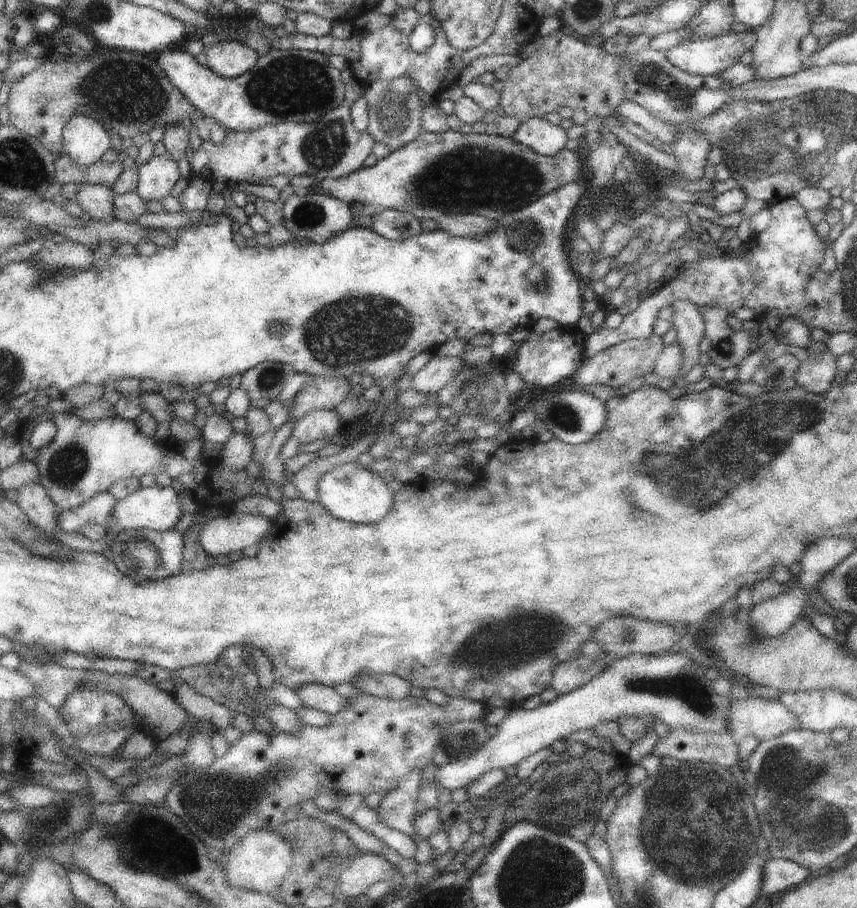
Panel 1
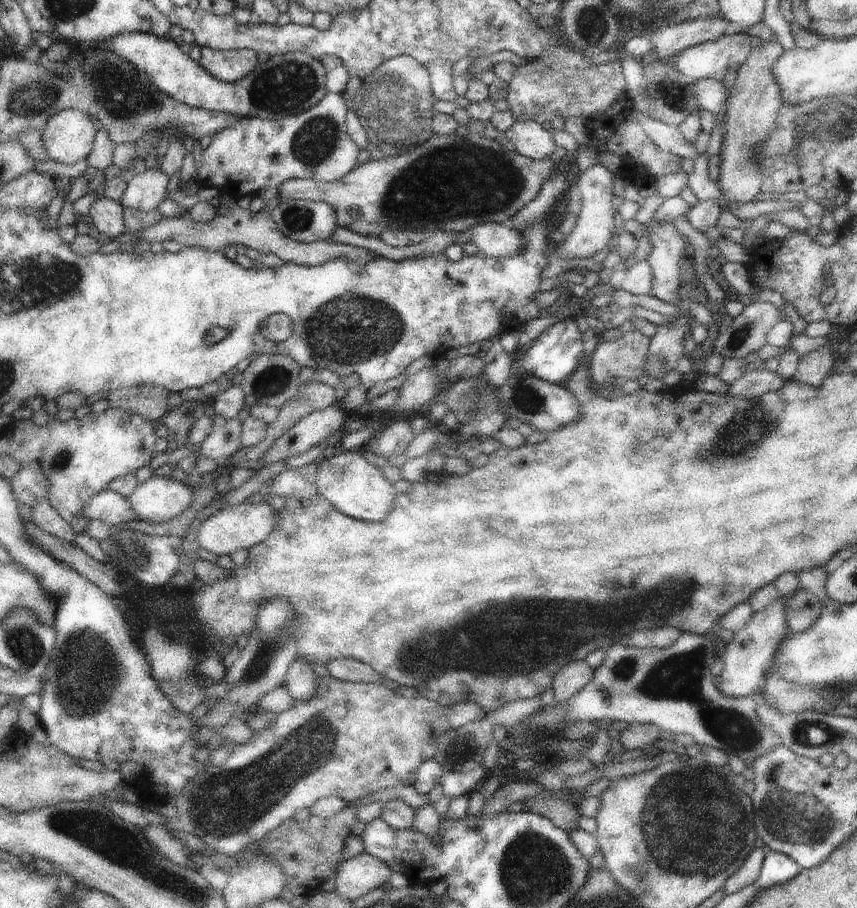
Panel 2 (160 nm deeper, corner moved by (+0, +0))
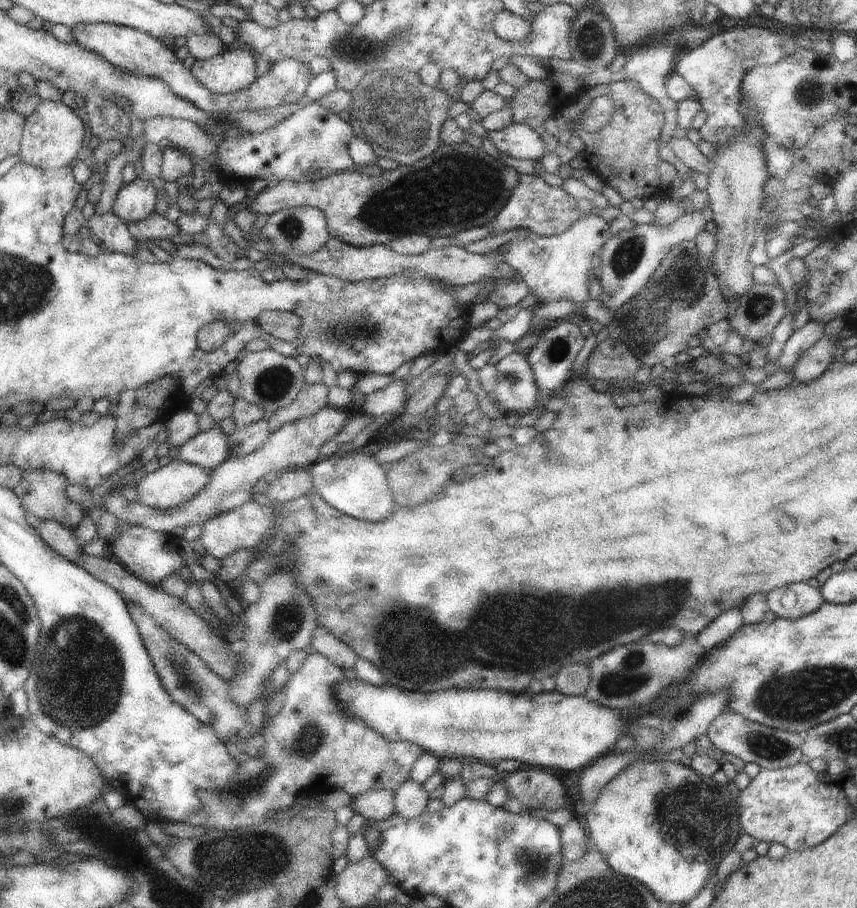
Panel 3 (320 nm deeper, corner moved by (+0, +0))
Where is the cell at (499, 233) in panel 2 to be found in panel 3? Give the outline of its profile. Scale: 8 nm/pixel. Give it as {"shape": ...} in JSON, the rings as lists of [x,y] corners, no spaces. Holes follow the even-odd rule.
{"shape":[[[588,214],[578,218],[566,232],[553,236],[535,235],[535,237],[518,236],[504,244],[500,250],[504,252],[504,260],[514,271],[520,274],[520,278],[527,284],[529,294],[538,298],[538,303],[546,305],[558,300],[569,300],[574,303],[583,302],[589,297],[590,274],[594,272],[592,259],[601,252],[606,240],[610,238],[610,221],[594,214]]]}

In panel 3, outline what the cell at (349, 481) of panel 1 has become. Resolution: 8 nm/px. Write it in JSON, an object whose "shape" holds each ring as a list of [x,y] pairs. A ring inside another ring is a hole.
{"shape":[[[356,451],[340,452],[327,460],[319,460],[309,467],[313,492],[347,516],[364,521],[384,521],[394,514],[392,495],[386,484],[386,474],[378,462]]]}

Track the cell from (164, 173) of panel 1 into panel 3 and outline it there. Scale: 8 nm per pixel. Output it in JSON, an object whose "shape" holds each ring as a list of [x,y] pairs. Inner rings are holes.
{"shape":[[[138,177],[128,184],[122,186],[114,200],[111,212],[120,216],[126,225],[130,222],[145,220],[151,216],[156,206],[156,190],[150,180]]]}

